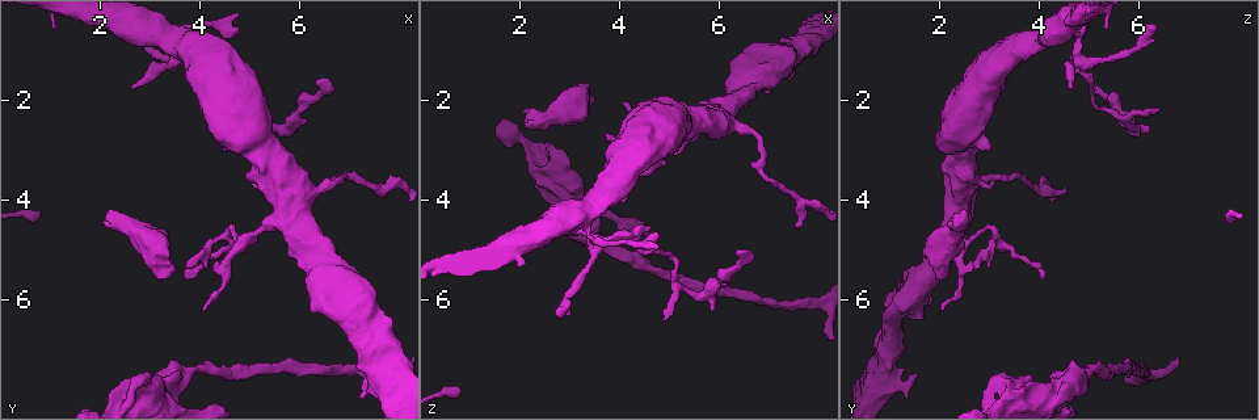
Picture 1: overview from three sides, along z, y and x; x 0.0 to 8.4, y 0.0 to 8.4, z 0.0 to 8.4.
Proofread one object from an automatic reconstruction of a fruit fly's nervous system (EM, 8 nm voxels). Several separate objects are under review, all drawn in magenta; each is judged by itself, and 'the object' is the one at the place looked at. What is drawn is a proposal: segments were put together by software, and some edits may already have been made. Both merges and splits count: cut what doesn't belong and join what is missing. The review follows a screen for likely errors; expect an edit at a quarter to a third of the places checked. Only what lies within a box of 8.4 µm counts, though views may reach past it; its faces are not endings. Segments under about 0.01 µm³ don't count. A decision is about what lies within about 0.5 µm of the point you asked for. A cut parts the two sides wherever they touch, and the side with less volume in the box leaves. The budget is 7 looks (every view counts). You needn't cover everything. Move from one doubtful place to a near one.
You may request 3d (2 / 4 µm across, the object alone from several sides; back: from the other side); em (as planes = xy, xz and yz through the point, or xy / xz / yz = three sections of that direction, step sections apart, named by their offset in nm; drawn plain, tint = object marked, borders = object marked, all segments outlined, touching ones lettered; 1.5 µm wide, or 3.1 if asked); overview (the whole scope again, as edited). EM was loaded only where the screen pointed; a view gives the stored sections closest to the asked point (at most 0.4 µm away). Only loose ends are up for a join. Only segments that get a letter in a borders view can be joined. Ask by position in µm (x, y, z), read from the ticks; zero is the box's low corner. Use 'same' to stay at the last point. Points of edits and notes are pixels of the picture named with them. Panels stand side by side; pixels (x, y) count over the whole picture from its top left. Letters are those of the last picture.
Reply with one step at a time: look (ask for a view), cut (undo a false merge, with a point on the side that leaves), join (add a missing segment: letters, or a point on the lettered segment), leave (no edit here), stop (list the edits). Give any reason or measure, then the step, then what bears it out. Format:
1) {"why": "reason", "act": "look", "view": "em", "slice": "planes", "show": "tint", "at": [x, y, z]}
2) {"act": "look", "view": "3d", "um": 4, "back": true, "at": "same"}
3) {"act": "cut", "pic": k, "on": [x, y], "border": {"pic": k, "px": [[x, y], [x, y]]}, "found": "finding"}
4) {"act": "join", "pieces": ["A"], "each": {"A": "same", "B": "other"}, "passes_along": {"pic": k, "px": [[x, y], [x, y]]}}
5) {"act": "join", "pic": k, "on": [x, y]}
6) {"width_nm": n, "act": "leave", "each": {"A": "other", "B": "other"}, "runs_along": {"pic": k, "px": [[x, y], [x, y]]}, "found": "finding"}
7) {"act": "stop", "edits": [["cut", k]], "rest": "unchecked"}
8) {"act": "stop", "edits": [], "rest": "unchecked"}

{"why": "tapers out", "act": "look", "view": "3d", "um": 4, "at": [7.55, 3.80, 4.55]}

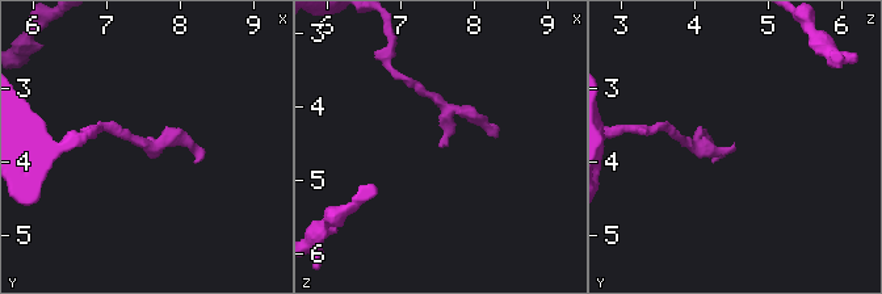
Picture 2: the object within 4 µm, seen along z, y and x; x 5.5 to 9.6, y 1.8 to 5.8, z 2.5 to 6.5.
{"act": "look", "view": "em", "slice": "planes", "show": "borders", "at": [7.60, 3.75, 4.55]}

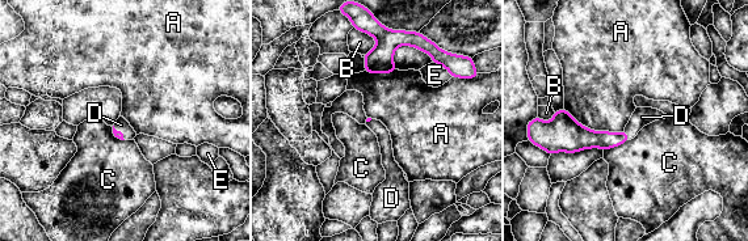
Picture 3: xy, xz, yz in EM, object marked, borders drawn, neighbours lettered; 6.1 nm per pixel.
{"longest_contact_nm": ["A", 400], "act": "join", "pieces": ["D"], "each": {"A": "other", "B": "other", "C": "other", "D": "same", "E": "other"}, "passes_along": {"pic": 3, "px": [[585, 139], [626, 135], [642, 117]]}, "found": "it goes on there"}

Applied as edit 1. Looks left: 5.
{"act": "look", "view": "overview"}

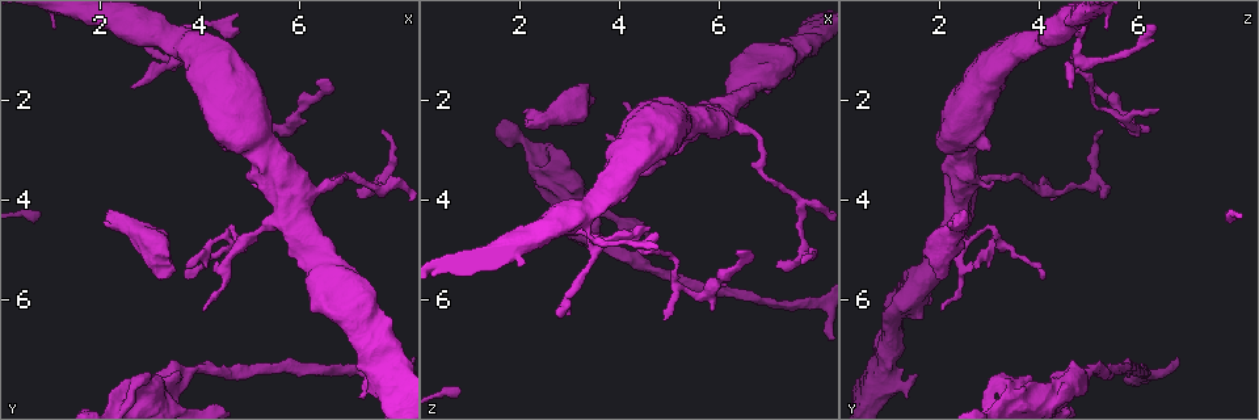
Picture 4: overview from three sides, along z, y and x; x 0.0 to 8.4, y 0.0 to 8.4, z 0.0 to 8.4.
{"why": "free end", "act": "look", "view": "em", "slice": "planes", "show": "borders", "at": [4.75, 0.60, 4.60]}

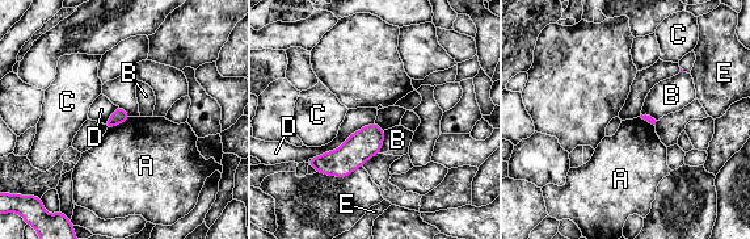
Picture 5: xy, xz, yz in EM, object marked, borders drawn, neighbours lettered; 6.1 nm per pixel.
{"act": "leave", "each": {"A": "other", "B": "other", "C": "other", "D": "other", "E": "other"}, "border": {"pic": 5, "px": [[374, 122], [311, 159]]}, "found": "no lettered segment goes on from it"}

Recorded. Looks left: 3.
{"act": "stop", "edits": [["join", 3]], "rest": "unchecked"}

